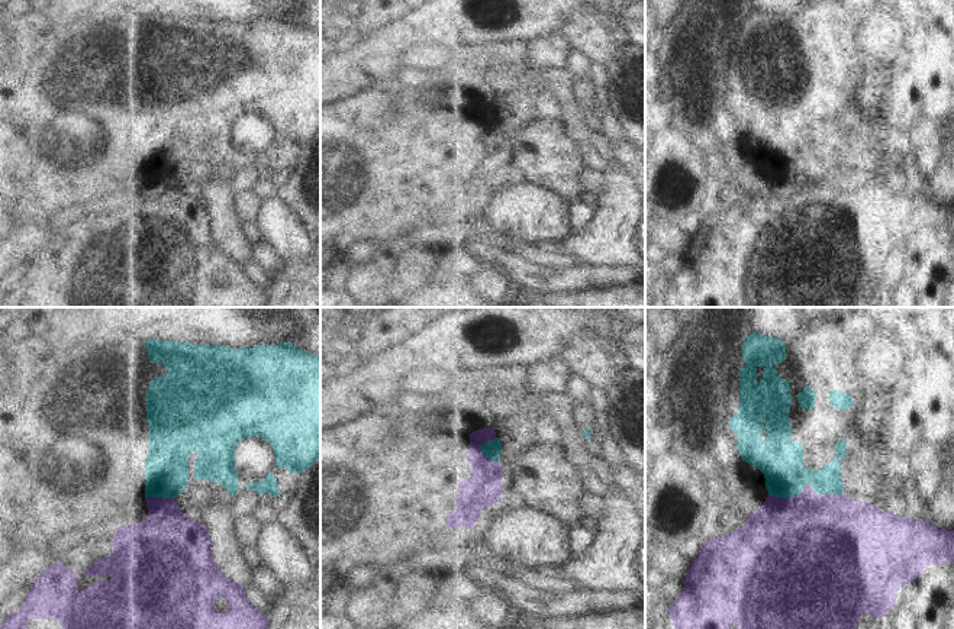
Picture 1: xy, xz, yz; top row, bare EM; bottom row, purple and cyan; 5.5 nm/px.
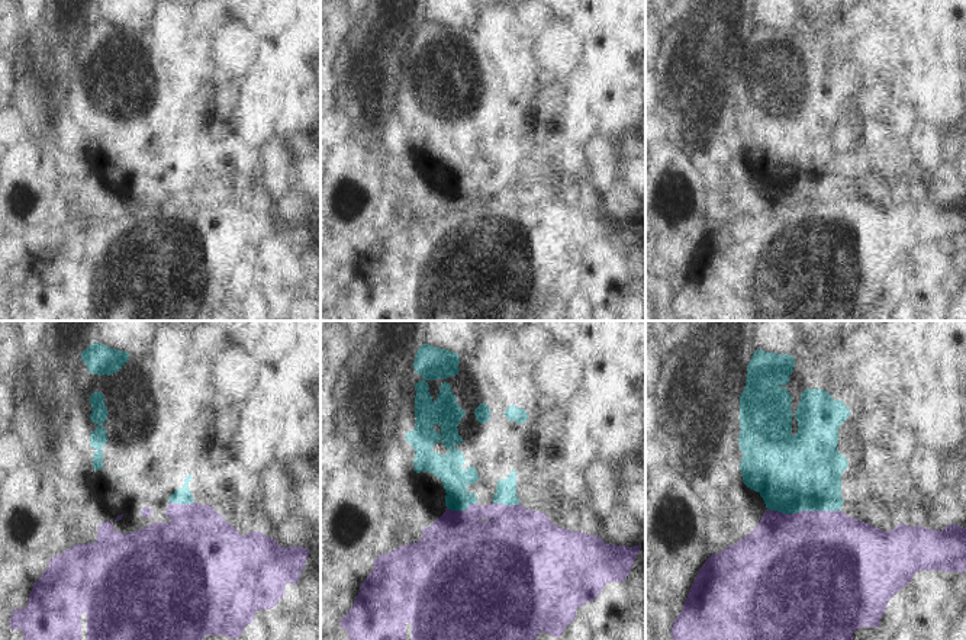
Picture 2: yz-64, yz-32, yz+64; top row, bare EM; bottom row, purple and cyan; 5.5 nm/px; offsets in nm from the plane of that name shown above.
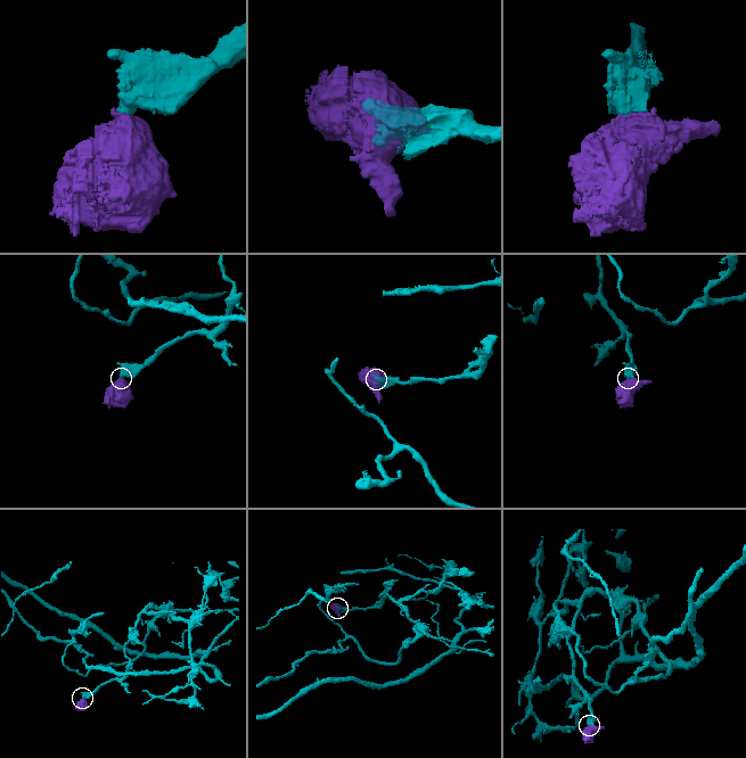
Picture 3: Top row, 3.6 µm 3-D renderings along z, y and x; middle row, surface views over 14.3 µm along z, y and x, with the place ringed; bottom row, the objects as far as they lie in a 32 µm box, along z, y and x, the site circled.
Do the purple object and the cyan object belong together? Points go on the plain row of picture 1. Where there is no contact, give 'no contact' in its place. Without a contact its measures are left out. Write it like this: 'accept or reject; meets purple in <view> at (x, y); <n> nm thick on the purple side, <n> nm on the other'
reject; meets purple in xz at (480, 121); 190 nm thick on the purple side, 100 nm on the other

